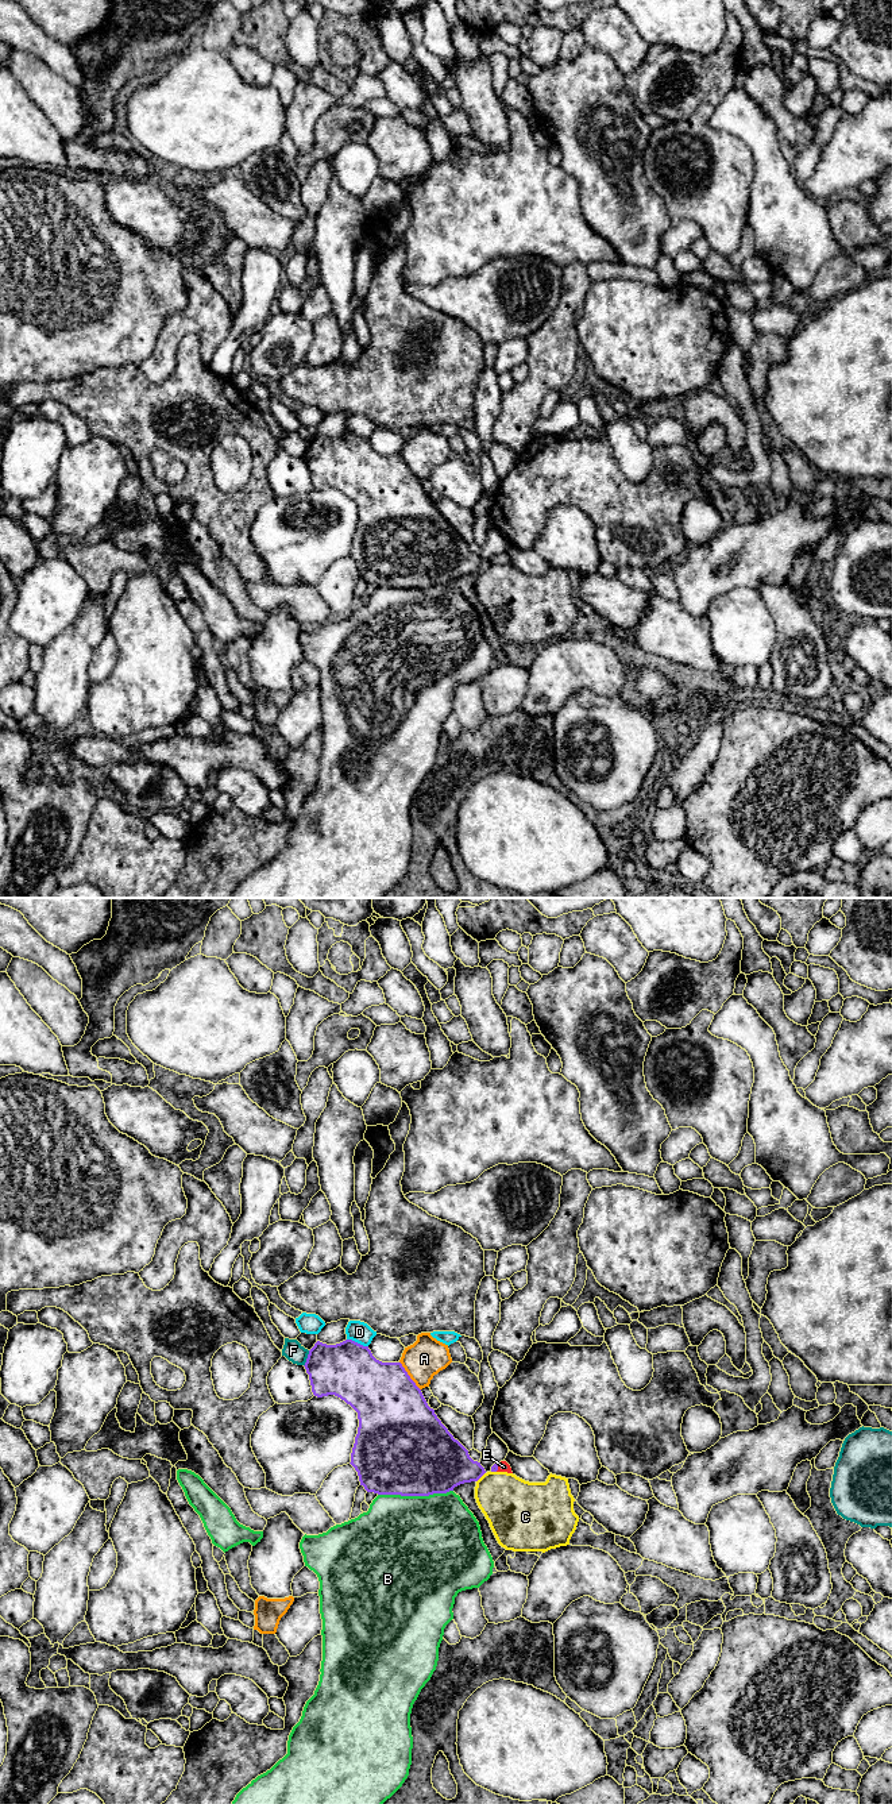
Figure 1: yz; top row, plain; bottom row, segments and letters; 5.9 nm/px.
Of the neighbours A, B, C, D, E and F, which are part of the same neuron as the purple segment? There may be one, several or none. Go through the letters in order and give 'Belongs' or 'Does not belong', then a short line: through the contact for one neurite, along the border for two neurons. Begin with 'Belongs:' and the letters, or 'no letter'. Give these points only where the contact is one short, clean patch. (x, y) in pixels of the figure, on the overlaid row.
Belongs: E
A: Does not belong
B: Does not belong
C: Does not belong
D: Does not belong
E: Belongs. Line: yz (494, 1468), (498, 1465), (504, 1467)
F: Does not belong

